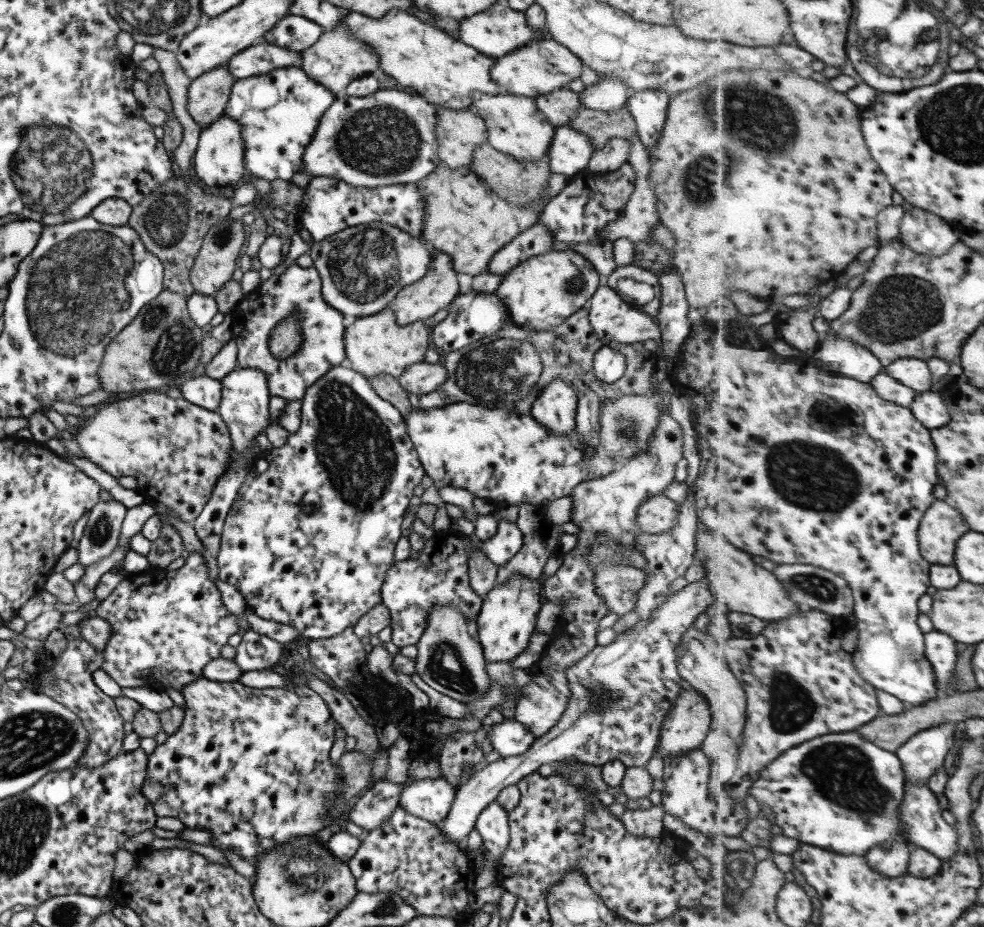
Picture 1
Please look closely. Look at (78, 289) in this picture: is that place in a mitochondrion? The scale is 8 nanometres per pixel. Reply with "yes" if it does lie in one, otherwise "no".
yes

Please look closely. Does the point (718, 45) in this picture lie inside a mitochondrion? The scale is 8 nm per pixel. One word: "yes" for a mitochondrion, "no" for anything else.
no

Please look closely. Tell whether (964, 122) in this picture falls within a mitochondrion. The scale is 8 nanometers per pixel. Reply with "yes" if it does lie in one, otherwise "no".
yes

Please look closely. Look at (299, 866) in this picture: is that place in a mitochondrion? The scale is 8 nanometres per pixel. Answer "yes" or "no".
yes

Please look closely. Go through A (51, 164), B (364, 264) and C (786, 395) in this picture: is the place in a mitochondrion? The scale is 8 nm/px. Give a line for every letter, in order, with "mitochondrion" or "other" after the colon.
A: mitochondrion
B: mitochondrion
C: other

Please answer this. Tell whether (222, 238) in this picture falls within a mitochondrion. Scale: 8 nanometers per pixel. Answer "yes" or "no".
yes

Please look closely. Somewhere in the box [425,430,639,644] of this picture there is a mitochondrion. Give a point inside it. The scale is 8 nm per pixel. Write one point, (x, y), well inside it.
(614, 537)

